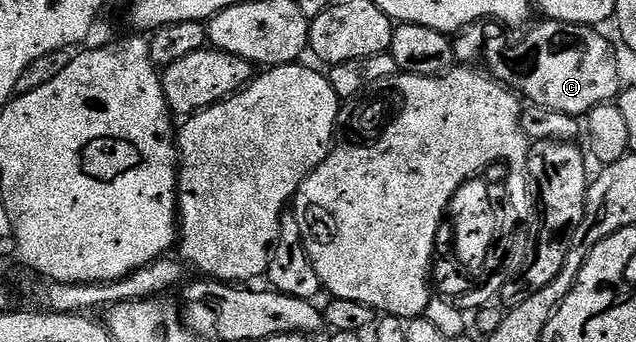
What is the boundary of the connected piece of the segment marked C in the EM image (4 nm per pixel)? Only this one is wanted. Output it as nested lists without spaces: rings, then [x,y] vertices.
[[[536,22],[525,31],[527,34],[515,46],[510,46],[509,40],[502,34],[494,34],[487,40],[486,62],[490,65],[489,73],[503,86],[521,95],[527,103],[550,108],[552,112],[585,116],[592,108],[613,103],[620,93],[618,62],[614,59],[609,40],[601,34],[603,31],[593,26],[577,26],[567,22]]]

